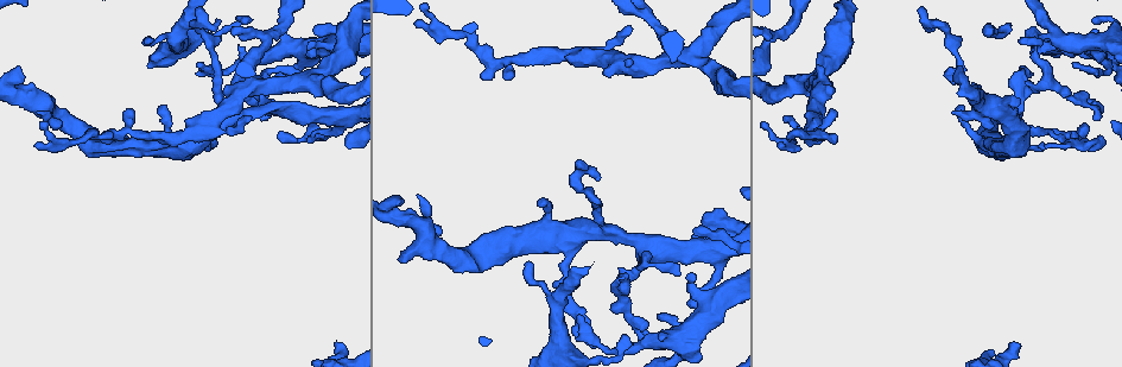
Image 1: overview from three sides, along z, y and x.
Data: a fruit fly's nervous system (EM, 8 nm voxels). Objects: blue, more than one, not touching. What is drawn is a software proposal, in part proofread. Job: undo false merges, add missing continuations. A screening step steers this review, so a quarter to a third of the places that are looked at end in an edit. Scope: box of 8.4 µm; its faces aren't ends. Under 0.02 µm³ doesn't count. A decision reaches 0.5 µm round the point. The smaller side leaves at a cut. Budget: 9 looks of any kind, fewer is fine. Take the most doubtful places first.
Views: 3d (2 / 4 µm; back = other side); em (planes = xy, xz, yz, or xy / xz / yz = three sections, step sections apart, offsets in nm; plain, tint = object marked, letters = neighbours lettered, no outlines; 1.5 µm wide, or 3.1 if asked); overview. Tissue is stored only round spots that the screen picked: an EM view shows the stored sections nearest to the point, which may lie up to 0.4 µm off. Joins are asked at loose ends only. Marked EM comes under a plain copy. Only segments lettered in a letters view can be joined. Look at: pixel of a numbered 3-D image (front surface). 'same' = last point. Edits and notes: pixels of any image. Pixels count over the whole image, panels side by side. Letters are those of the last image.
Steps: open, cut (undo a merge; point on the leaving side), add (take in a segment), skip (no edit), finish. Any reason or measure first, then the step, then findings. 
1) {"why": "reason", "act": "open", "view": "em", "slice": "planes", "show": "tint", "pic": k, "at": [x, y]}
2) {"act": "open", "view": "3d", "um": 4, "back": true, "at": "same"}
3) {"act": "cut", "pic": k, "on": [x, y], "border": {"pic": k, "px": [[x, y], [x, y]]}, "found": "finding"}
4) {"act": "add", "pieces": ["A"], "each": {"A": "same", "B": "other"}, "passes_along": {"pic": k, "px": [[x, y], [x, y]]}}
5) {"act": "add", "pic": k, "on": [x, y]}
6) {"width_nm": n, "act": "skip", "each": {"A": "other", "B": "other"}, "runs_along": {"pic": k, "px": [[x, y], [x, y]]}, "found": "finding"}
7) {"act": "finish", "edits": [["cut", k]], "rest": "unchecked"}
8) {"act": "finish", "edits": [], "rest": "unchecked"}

{"act": "open", "view": "em", "slice": "planes", "show": "tint", "pic": 1, "at": [1015, 344]}

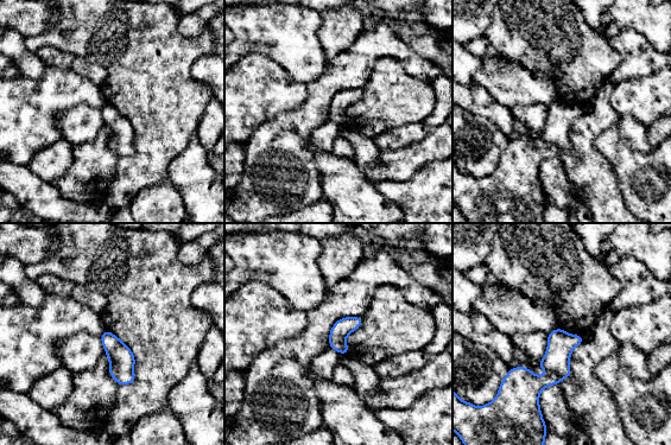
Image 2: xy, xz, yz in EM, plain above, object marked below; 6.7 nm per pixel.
{"act": "open", "view": "em", "slice": "planes", "show": "letters", "at": "same"}

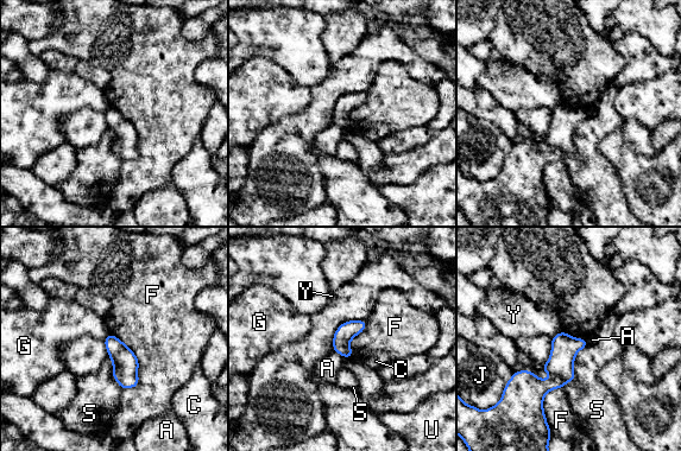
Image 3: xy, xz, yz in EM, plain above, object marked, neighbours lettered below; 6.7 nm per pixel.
{"longest_contact_nm": ["F", 420], "act": "skip", "each": {"A": "other", "C": "other", "F": "other", "G": "other", "J": "other", "S": "other", "U": "other", "Y": "other"}, "border": {"pic": 3, "px": [[109, 332], [137, 359], [133, 388]]}, "found": "no lettered segment goes on from it"}

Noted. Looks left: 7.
{"why": "branch stops here", "act": "open", "view": "em", "slice": "planes", "show": "letters", "pic": 1, "at": [619, 278]}

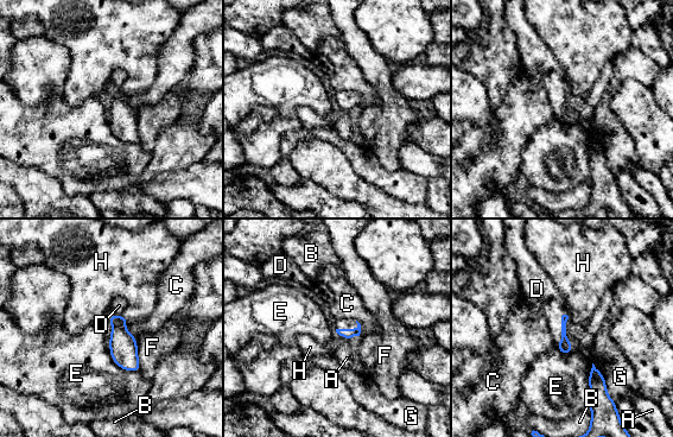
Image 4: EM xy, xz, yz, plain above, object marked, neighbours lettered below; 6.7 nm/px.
{"act": "add", "pieces": ["D"], "each": {"A": "other", "B": "other", "C": "other", "D": "same", "E": "other", "F": "other", "G": "other", "H": "other"}, "passes_along": {"pic": 4, "px": [[565, 347], [562, 329], [544, 297]]}, "found": "the cell continues"}

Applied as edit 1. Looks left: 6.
{"why": "branch stops here", "act": "open", "view": "em", "slice": "planes", "show": "letters", "pic": 1, "at": [1101, 137]}

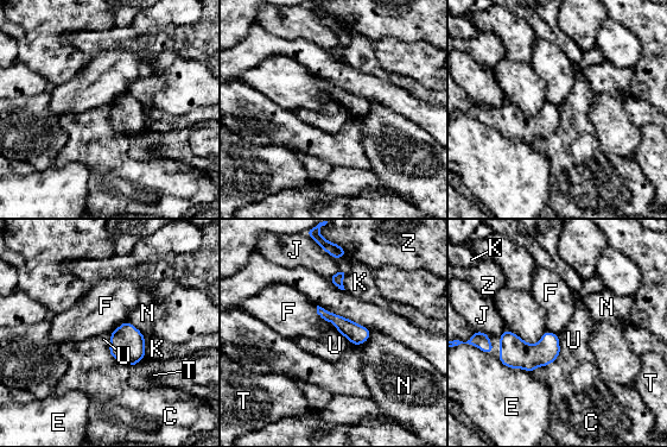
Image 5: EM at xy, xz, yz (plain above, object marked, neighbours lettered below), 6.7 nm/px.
{"longest_contact_nm": ["E", 240], "act": "skip", "each": {"C": "other", "E": "other", "F": "other", "J": "other", "K": "other", "N": "other", "T": "other", "U": "other", "Z": "other"}, "border": {"pic": 5, "px": [[370, 331], [363, 342], [355, 345]]}, "found": "no lettered segment goes on from it"}

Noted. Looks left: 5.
{"why": "free end", "act": "open", "view": "3d", "um": 2, "pic": 1, "at": [251, 118]}

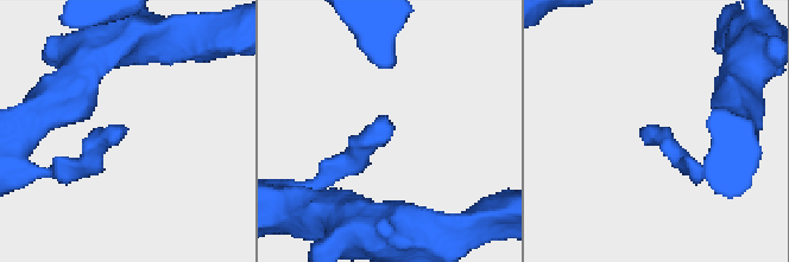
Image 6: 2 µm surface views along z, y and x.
{"why": "shape alone is not enough", "act": "open", "view": "em", "slice": "xz", "step": 8, "show": "letters", "pic": 6, "at": [392, 122]}

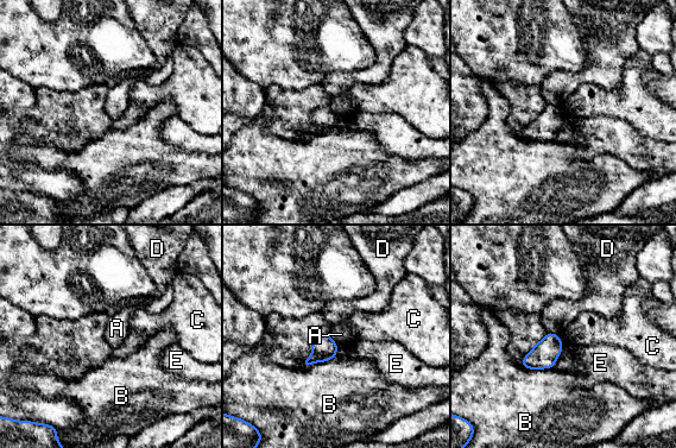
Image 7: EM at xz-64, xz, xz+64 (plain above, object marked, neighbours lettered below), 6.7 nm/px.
{"why": "cut it another way", "act": "open", "view": "em", "slice": "planes", "show": "letters", "at": "same"}

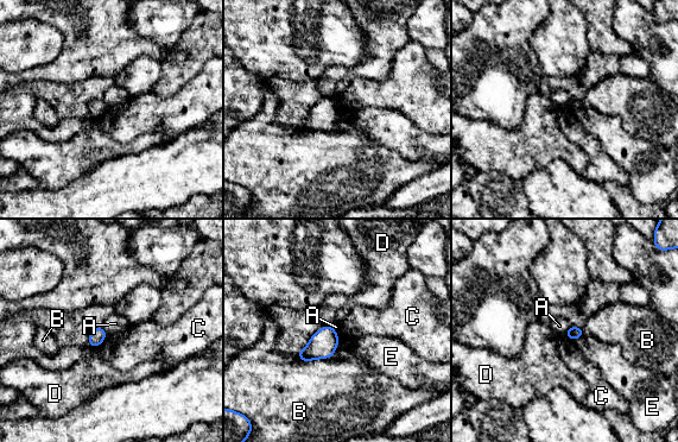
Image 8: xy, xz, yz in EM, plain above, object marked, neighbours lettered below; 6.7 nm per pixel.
{"width_nm": 90, "act": "skip", "each": {"A": "other", "B": "other", "C": "other", "D": "other", "E": "other"}, "border": {"pic": 8, "px": [[572, 326], [563, 334]]}, "found": "none of them fits"}

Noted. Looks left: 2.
{"act": "finish", "edits": [["add", 4]], "rest": "unchecked"}

